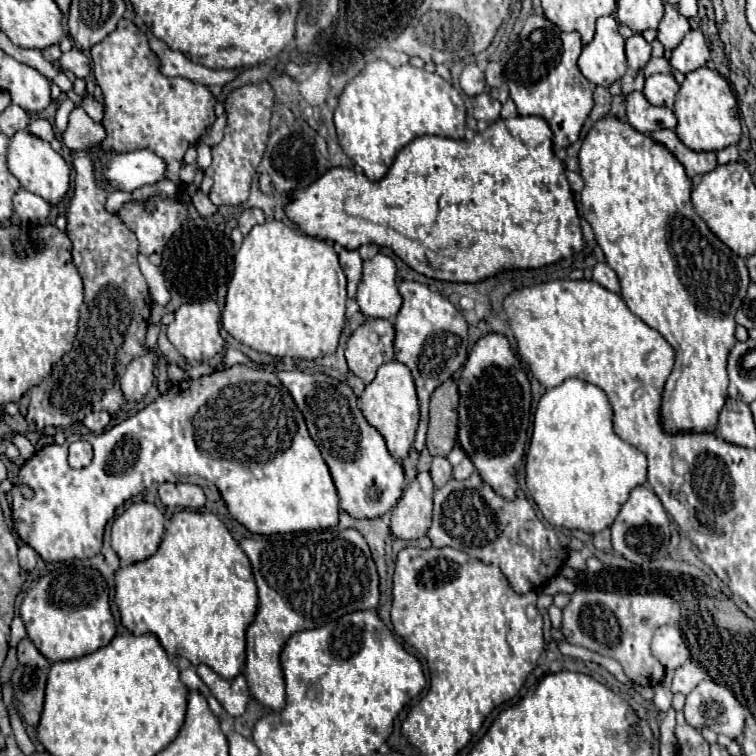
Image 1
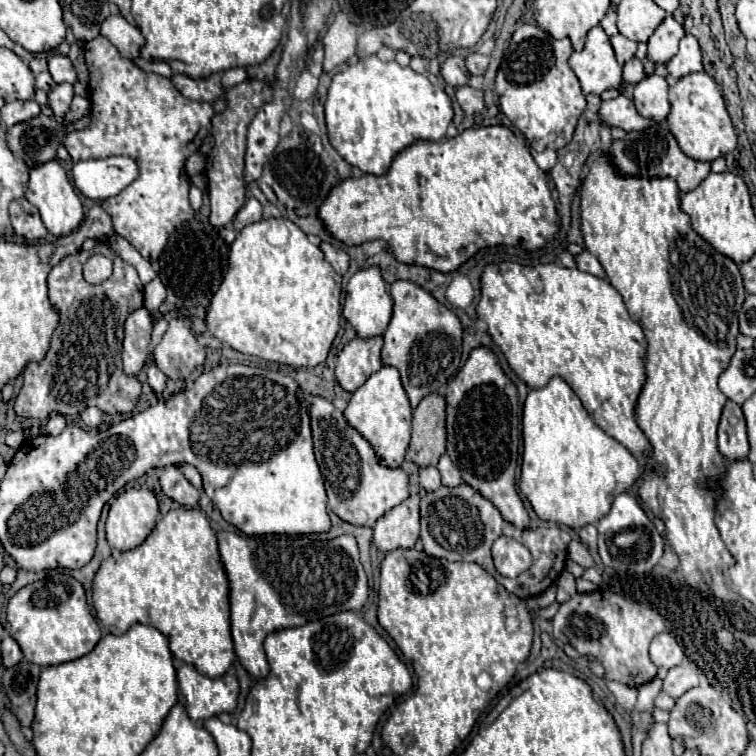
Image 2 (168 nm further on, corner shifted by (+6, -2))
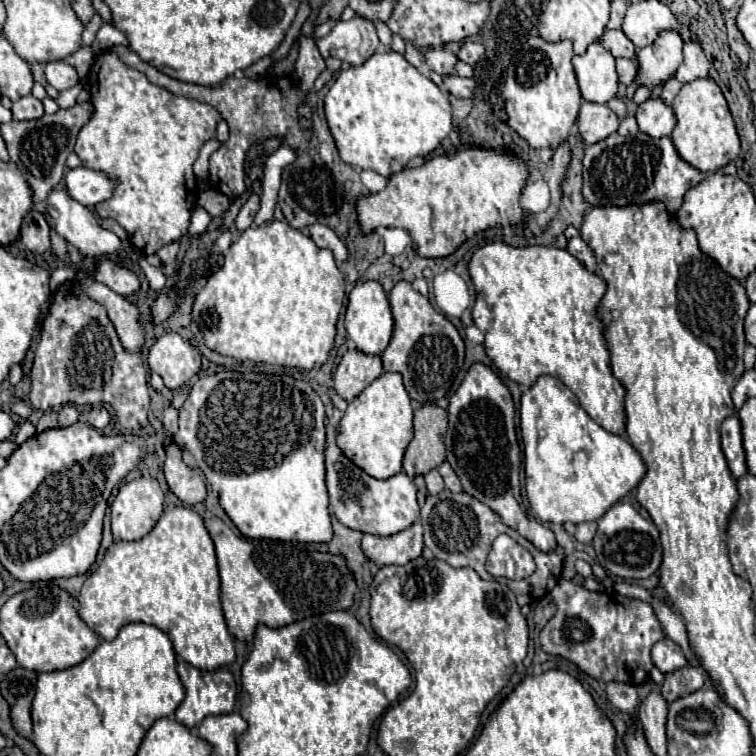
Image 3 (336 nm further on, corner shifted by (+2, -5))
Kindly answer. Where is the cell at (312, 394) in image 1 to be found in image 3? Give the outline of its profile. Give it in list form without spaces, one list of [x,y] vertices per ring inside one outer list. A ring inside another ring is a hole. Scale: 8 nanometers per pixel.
[[[328,424],[328,444],[326,444],[326,486],[330,494],[332,514],[348,528],[360,530],[374,536],[392,536],[410,528],[420,518],[420,506],[416,502],[416,486],[404,474],[396,474],[388,480],[376,480],[362,474],[336,446],[338,430]]]

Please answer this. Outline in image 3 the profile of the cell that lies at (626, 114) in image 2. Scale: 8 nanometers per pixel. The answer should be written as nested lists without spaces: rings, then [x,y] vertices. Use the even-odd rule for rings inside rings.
[[[582,102],[576,128],[580,138],[586,144],[596,144],[604,138],[608,138],[612,132],[616,132],[620,126],[620,120],[606,104],[594,104],[594,102]]]

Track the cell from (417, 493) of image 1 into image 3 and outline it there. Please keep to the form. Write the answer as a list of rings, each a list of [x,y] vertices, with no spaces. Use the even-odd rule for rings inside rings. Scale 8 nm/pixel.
[[[416,522],[410,530],[402,530],[394,536],[372,536],[364,534],[360,548],[368,560],[378,566],[388,564],[406,564],[418,556],[422,556],[424,540],[422,540],[422,524]]]

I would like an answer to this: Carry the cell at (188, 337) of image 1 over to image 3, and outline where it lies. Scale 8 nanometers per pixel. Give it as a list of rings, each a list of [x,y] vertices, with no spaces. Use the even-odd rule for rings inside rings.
[[[164,334],[162,338],[156,340],[156,344],[148,352],[148,366],[150,366],[150,370],[156,372],[158,376],[162,376],[166,388],[170,388],[170,390],[182,388],[194,374],[198,374],[200,360],[202,360],[200,354],[186,340],[182,340],[180,334]]]

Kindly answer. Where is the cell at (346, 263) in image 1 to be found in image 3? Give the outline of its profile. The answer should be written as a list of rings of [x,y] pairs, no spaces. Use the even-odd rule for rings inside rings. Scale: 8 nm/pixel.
[[[312,224],[312,226],[308,226],[306,230],[308,230],[310,238],[314,240],[314,244],[316,244],[318,248],[330,248],[330,250],[334,252],[334,258],[336,258],[338,264],[340,264],[342,260],[346,260],[348,250],[346,250],[344,242],[336,236],[336,232],[334,232],[332,228],[328,228],[328,226],[324,226],[324,224]]]

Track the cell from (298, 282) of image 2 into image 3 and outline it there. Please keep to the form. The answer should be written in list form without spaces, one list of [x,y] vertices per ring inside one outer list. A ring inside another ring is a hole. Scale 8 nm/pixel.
[[[272,220],[264,226],[250,226],[232,242],[220,270],[212,272],[196,294],[192,320],[198,324],[206,346],[222,356],[314,370],[328,360],[334,346],[336,322],[346,296],[344,284],[344,274],[338,270],[330,250],[318,248],[310,236],[288,222]]]

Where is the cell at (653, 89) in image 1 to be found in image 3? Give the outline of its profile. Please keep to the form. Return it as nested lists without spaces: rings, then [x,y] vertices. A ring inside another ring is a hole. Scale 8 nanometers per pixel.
[[[660,98],[646,100],[636,110],[636,120],[640,126],[640,132],[648,134],[650,138],[664,138],[670,136],[676,126],[676,116],[668,104],[664,104]]]

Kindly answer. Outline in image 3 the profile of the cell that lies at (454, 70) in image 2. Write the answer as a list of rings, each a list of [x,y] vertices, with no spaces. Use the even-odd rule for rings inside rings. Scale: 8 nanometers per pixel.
[[[430,48],[430,50],[422,52],[422,60],[430,70],[446,76],[446,74],[454,74],[454,64],[458,58],[450,50]]]

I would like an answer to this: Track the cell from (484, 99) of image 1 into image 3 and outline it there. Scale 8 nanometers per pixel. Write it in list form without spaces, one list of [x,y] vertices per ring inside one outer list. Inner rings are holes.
[[[448,74],[444,76],[444,88],[458,98],[470,98],[474,94],[474,80],[472,78],[462,78],[458,74]]]

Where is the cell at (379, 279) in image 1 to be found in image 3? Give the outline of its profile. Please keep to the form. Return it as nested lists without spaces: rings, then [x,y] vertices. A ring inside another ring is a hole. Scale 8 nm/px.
[[[374,280],[356,282],[356,286],[352,288],[352,292],[348,296],[344,326],[346,326],[348,338],[354,342],[354,346],[360,352],[380,356],[386,350],[386,346],[390,342],[390,336],[392,336],[394,318],[392,318],[392,310],[390,310],[386,292],[382,290],[382,286],[378,282],[374,282]]]

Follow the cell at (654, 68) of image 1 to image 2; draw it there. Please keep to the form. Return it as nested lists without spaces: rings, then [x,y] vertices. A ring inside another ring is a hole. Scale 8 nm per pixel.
[[[634,57],[634,59],[630,59],[630,63],[626,63],[624,67],[622,67],[622,71],[624,71],[624,81],[626,83],[630,83],[630,85],[636,85],[638,81],[642,81],[644,77],[646,77],[646,73],[644,73],[644,65],[642,65],[642,61],[638,59],[638,57]]]

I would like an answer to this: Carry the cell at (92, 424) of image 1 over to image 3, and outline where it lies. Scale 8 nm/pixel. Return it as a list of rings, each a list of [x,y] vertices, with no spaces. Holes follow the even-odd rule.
[[[102,406],[92,408],[88,422],[90,422],[94,428],[104,428],[104,426],[110,422],[110,414],[108,414],[108,410],[102,408]]]

